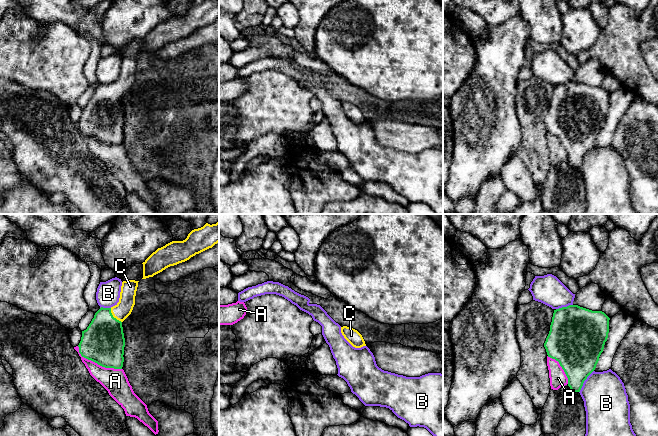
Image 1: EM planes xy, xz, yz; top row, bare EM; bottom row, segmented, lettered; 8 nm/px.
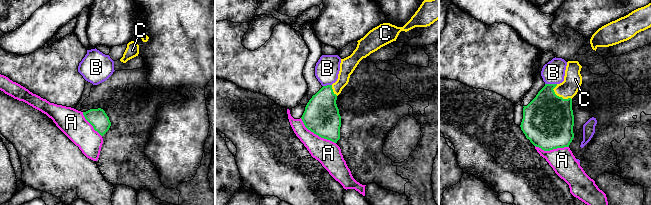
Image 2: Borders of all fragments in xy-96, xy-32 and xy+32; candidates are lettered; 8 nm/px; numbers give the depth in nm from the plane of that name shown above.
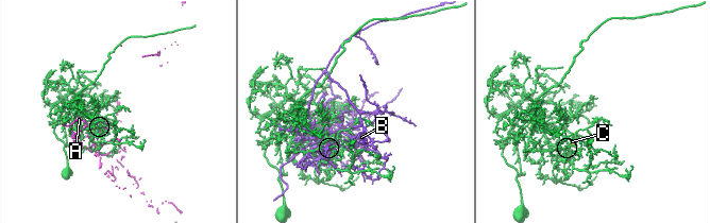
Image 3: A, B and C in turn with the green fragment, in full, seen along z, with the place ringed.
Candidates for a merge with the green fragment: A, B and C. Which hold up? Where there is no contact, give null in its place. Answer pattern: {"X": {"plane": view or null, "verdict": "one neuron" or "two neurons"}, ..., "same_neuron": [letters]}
{"A": {"plane": "xy", "verdict": "two neurons"}, "B": {"plane": "yz", "verdict": "two neurons"}, "C": {"plane": "xy", "verdict": "one neuron"}, "same_neuron": ["C"]}

